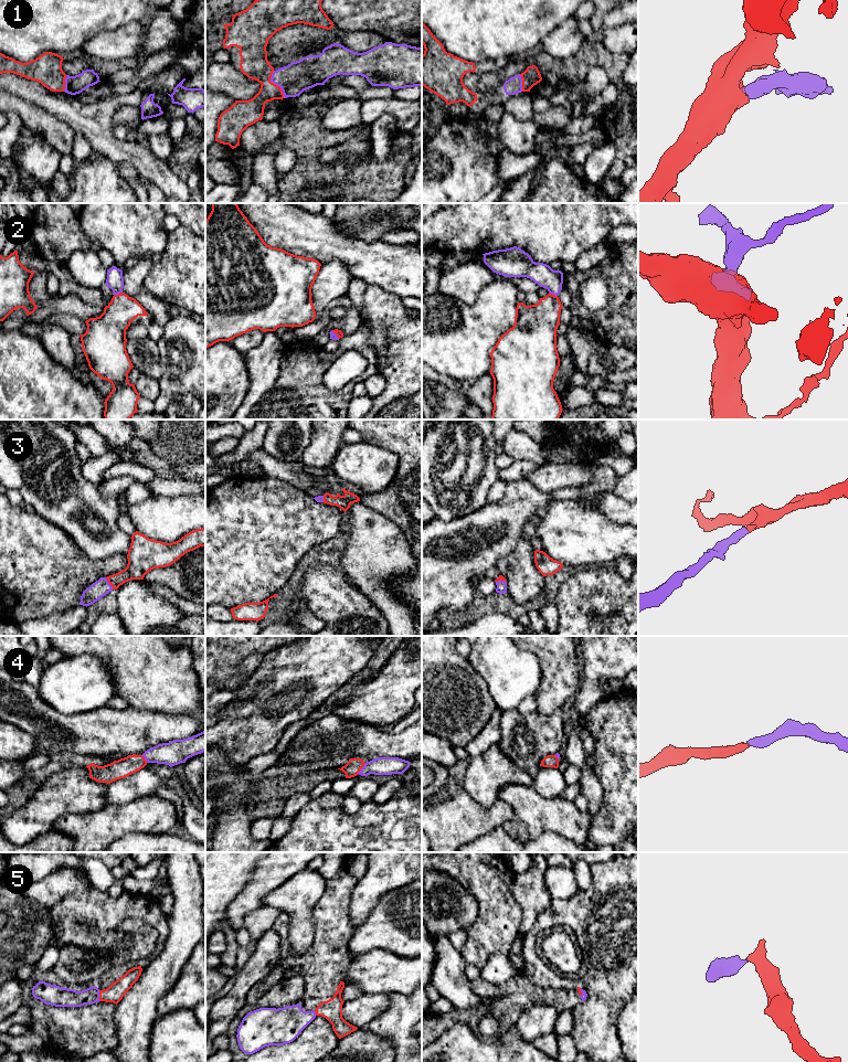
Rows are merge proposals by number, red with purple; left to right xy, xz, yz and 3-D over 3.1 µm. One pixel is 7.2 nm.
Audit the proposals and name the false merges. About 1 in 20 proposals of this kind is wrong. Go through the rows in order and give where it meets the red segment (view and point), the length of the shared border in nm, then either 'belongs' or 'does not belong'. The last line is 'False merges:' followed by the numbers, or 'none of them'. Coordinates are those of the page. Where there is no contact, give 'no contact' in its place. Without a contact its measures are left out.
1: contact xz (275, 84); length 220 nm; belongs
2: contact xy (118, 294); length 70 nm; belongs
3: contact xy (108, 582); length 110 nm; belongs
4: contact xz (361, 767); length 100 nm; belongs
5: contact xy (99, 996); length 80 nm; belongs
False merges: none of them

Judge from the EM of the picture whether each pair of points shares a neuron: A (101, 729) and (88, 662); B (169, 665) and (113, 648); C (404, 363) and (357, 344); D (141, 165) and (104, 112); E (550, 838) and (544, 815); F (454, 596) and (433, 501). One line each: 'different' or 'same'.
A: different
B: same
C: different
D: same
E: different
F: different

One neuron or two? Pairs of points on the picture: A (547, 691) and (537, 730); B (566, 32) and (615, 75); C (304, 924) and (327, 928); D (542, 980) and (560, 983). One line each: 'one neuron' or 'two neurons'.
A: two neurons
B: two neurons
C: two neurons
D: one neuron

